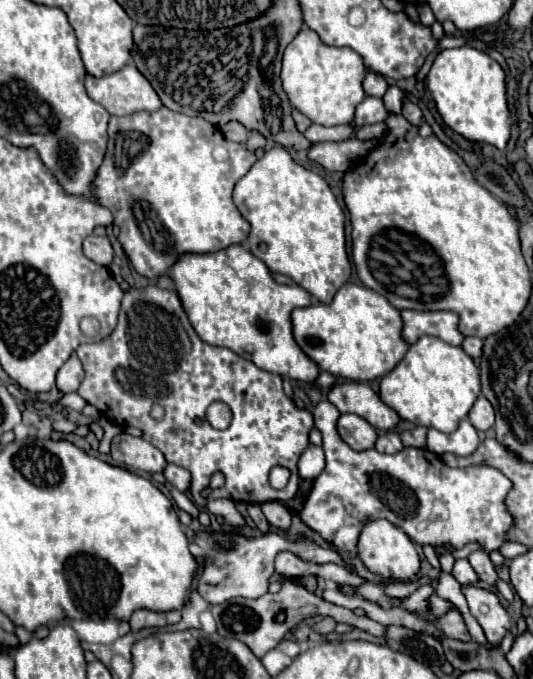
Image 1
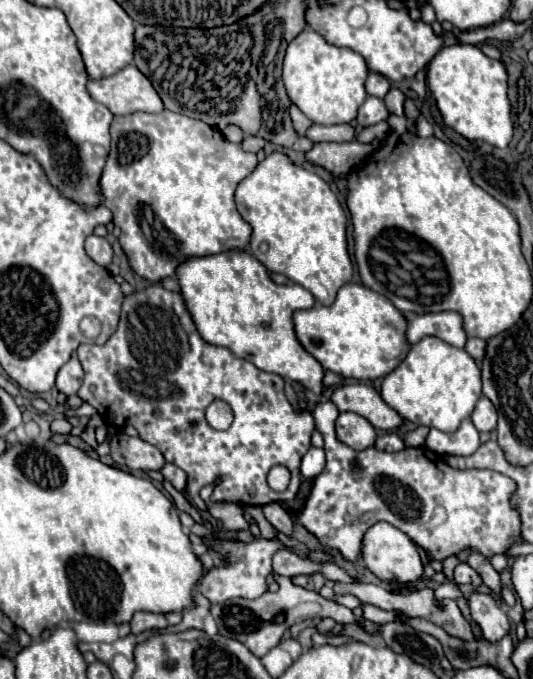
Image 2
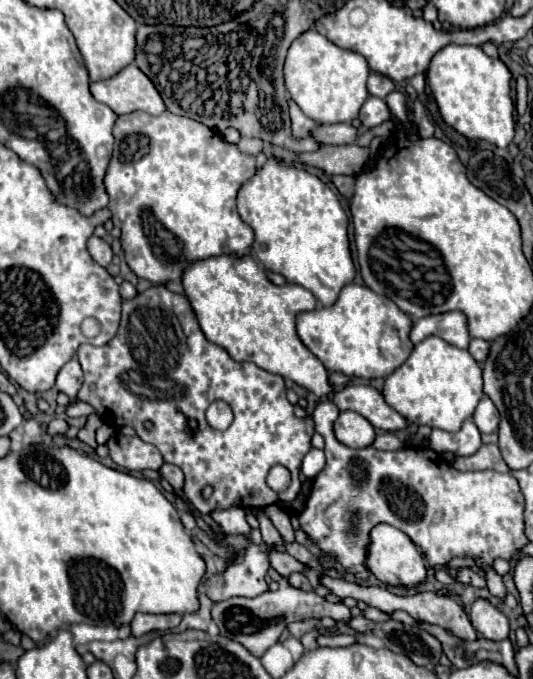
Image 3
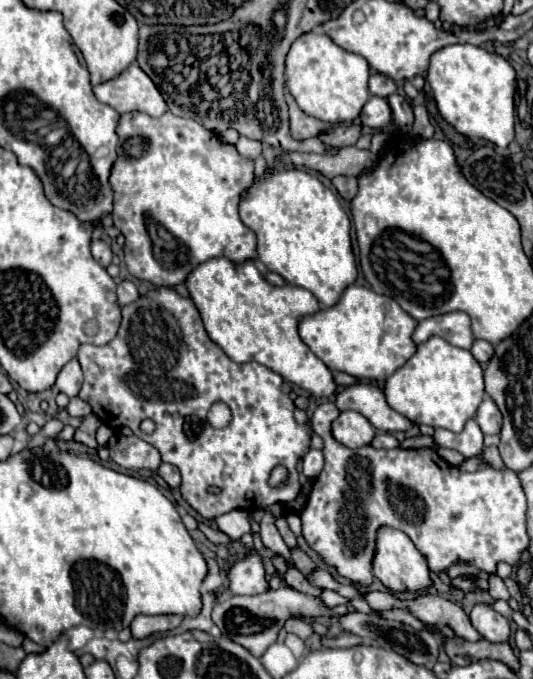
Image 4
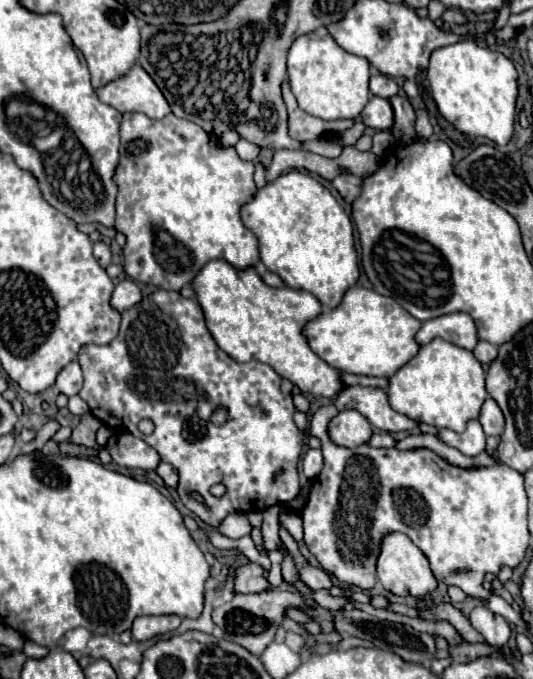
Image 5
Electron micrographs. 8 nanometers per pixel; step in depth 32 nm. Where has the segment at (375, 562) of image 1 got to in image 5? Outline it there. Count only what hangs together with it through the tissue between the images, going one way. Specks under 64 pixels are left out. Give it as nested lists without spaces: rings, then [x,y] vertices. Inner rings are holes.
[[[394,532],[388,534],[384,538],[384,548],[380,552],[380,560],[378,560],[378,580],[382,582],[382,586],[396,594],[396,596],[412,596],[416,600],[428,598],[432,596],[432,592],[438,590],[438,580],[430,568],[430,562],[426,558],[426,554],[412,544],[412,540],[408,540],[408,536]]]

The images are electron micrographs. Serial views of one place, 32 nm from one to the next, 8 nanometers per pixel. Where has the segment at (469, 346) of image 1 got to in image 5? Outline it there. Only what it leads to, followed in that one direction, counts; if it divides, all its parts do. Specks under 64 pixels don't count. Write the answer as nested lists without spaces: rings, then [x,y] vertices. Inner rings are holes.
[[[482,340],[482,342],[476,346],[474,356],[486,366],[486,364],[492,364],[492,362],[498,358],[498,348],[496,348],[494,344],[488,344],[488,342]]]

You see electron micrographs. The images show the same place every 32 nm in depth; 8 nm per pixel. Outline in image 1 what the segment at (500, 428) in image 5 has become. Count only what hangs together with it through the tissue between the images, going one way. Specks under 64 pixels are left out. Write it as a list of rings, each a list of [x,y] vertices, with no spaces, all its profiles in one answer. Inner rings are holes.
[[[480,396],[480,398],[476,400],[476,404],[472,406],[468,418],[470,418],[472,426],[474,426],[476,430],[480,430],[480,432],[490,430],[490,428],[494,426],[494,420],[496,420],[494,408],[492,408],[492,404],[490,404],[484,396]]]

